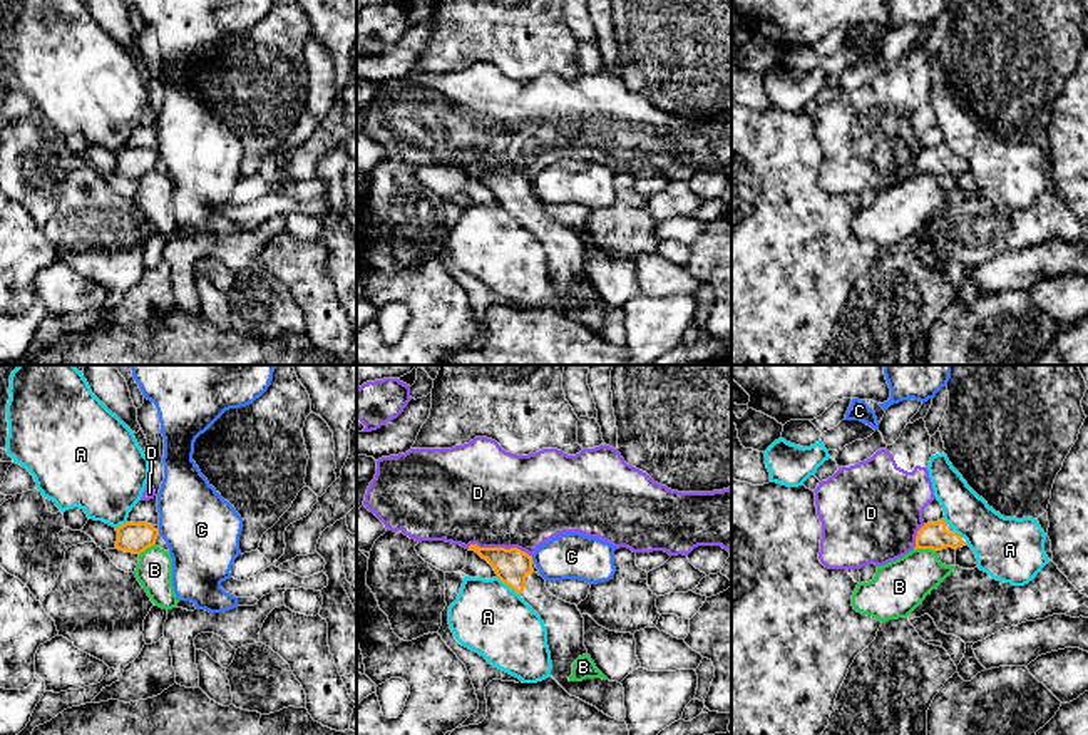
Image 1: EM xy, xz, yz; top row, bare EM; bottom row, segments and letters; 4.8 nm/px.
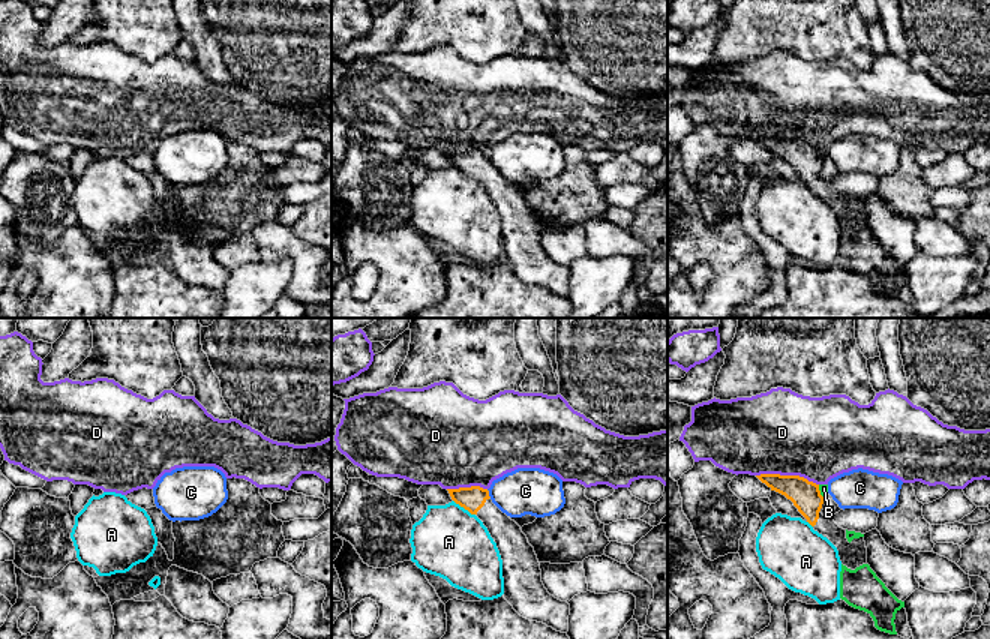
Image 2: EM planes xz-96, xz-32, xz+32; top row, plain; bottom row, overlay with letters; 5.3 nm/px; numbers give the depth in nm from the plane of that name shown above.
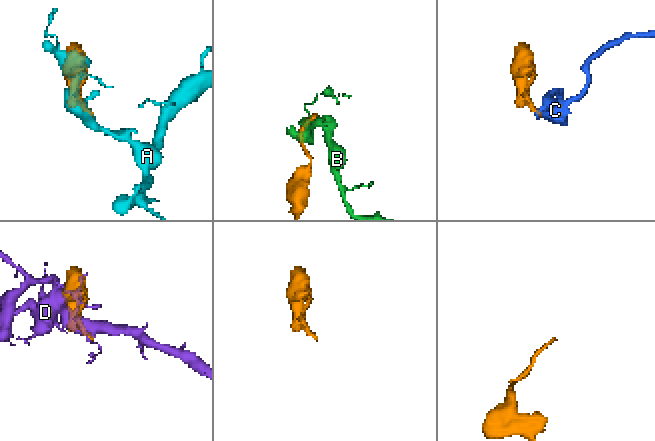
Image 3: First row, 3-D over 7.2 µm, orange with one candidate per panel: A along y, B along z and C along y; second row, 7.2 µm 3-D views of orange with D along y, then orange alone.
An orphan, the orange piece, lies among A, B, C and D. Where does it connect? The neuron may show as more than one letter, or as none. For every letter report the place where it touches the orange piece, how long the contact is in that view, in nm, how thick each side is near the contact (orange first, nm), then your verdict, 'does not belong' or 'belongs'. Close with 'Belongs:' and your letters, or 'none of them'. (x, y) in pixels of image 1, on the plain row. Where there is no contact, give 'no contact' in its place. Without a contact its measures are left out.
A: meets orange in xz at (509, 211); contact 140 nm long; 170 nm thick on the orange side, 360 nm on the other; does not belong
B: meets orange in yz at (926, 173); contact 110 nm long; 130 nm thick on the orange side, 260 nm on the other; does not belong
C: meets orange in xz at (531, 185); contact 40 nm long; 170 nm thick on the orange side, 220 nm on the other; does not belong
D: meets orange in xz at (499, 173); contact 320 nm long; 170 nm thick on the orange side, 480 nm on the other; does not belong
Belongs: none of them

